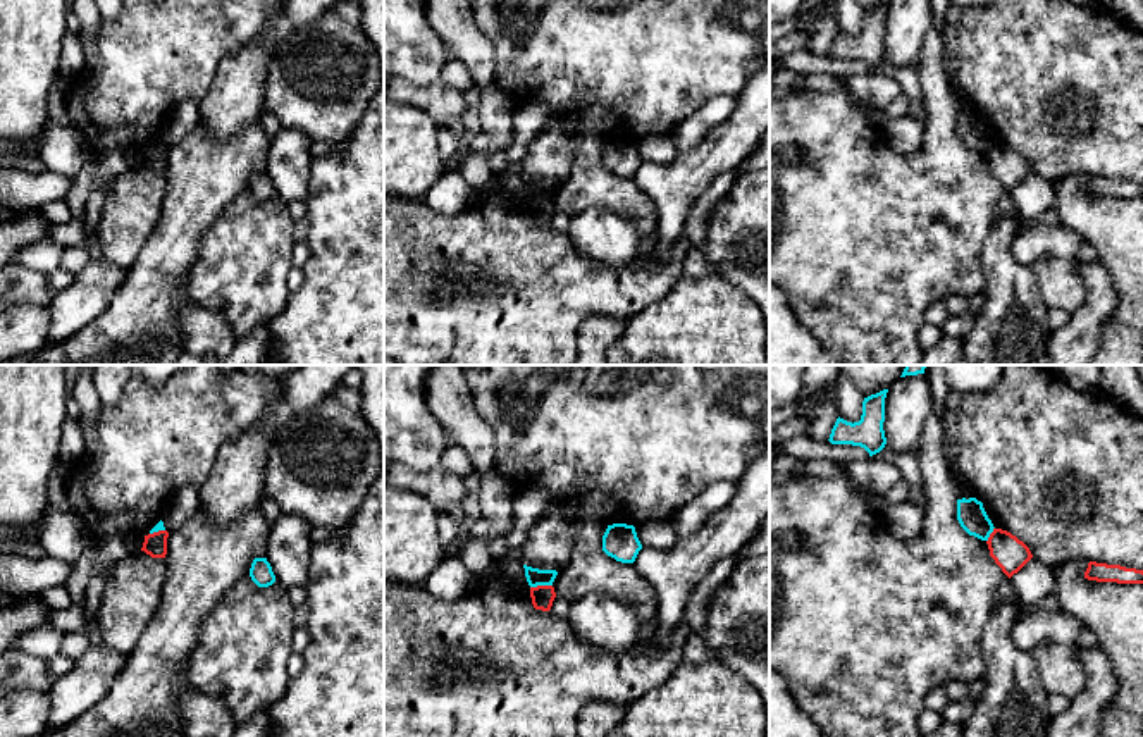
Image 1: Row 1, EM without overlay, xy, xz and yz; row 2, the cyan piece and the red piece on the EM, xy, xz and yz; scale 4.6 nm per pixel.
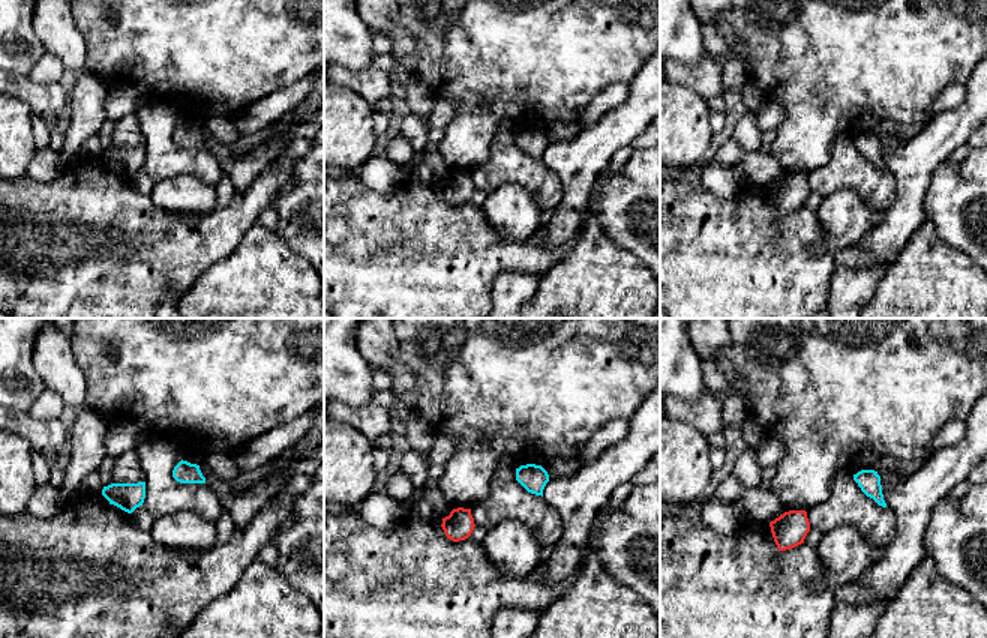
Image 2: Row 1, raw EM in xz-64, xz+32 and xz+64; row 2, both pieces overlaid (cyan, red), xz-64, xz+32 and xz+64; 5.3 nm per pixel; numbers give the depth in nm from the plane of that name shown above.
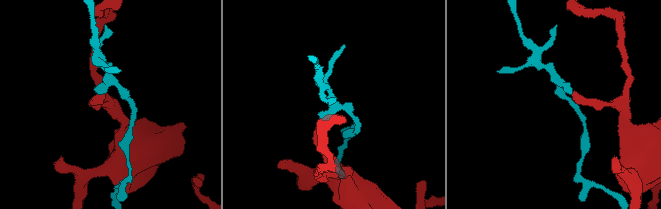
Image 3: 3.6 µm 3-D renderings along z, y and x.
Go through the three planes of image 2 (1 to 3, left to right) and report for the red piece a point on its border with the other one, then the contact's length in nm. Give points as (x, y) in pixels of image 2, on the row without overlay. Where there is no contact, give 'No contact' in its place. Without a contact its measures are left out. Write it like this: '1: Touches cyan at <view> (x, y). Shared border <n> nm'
1: No contact
2: No contact
3: No contact

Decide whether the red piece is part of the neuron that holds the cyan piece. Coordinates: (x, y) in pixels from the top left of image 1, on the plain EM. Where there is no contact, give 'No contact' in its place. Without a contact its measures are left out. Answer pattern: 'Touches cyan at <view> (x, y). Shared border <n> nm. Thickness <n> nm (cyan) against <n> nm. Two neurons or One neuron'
Touches cyan at xz (541, 198). Shared border 110 nm. Thickness 80 nm (cyan) against 110 nm. Two neurons

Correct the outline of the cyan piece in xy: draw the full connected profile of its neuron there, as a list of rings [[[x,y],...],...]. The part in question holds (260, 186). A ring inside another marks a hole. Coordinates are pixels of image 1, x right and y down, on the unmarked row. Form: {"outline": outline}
{"outline": [[[267,172],[253,174],[250,183],[250,191],[258,201],[269,201],[275,196],[275,189]]]}

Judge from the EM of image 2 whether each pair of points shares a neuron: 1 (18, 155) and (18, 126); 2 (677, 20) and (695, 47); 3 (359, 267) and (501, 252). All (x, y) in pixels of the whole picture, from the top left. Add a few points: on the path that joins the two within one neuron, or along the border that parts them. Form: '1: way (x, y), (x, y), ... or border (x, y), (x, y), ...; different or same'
1: way (18, 147), (18, 134); same
2: way (677, 26), (689, 41); same
3: way (395, 267), (428, 267), (453, 254), (465, 254); same

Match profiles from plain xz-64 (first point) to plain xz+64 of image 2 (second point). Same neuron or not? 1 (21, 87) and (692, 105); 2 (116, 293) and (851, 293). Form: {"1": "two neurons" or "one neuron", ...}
{"1": "two neurons", "2": "two neurons"}

